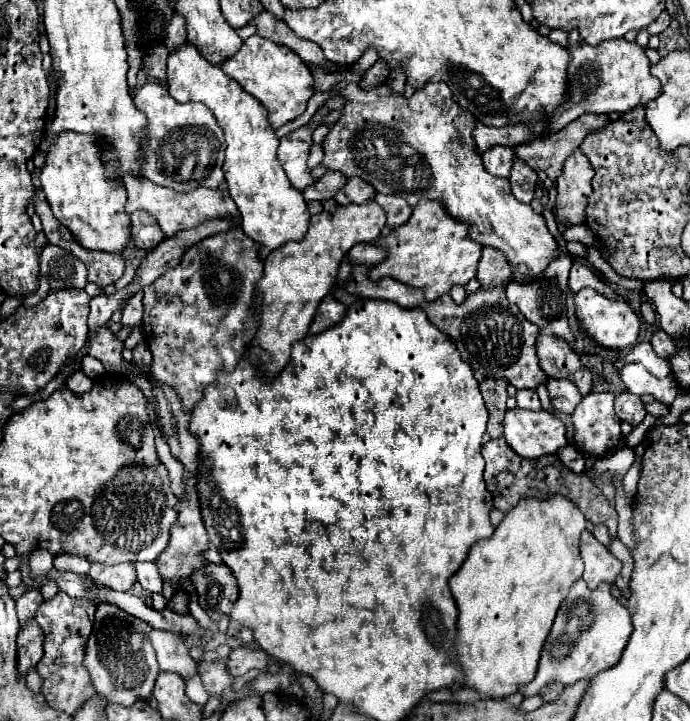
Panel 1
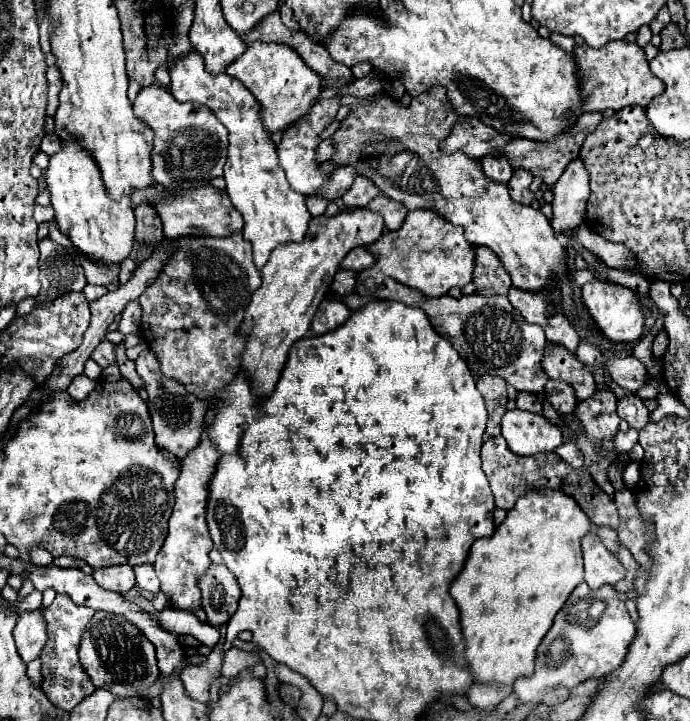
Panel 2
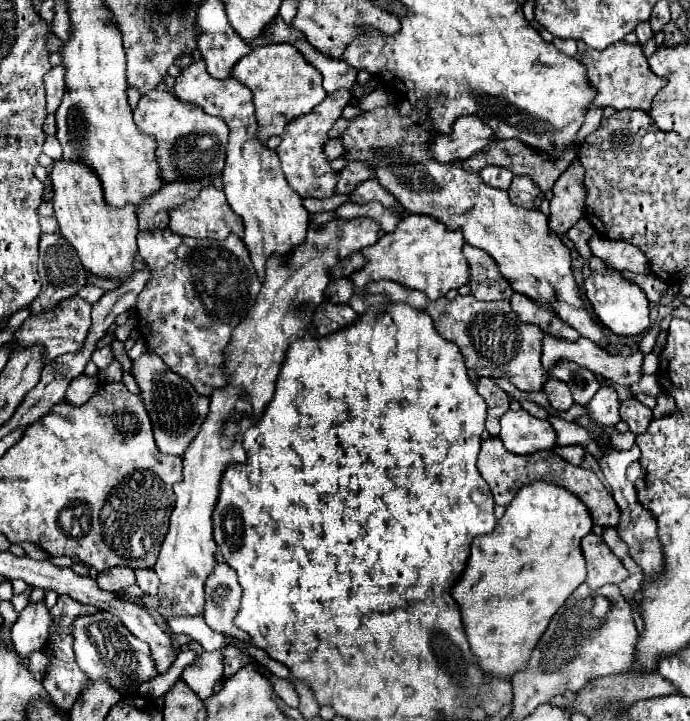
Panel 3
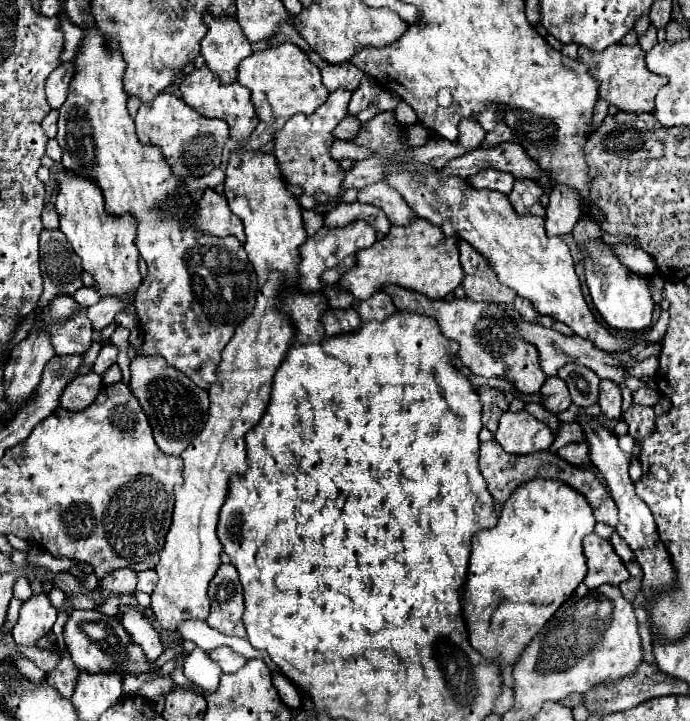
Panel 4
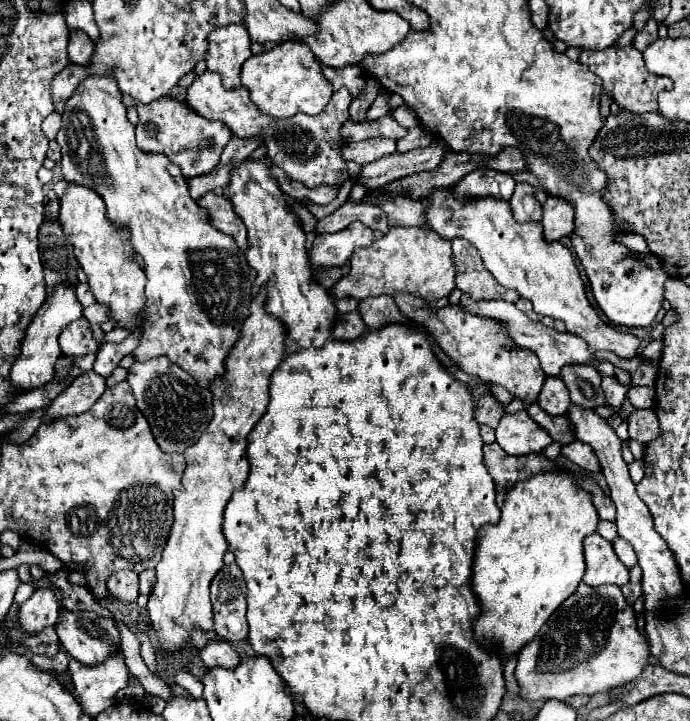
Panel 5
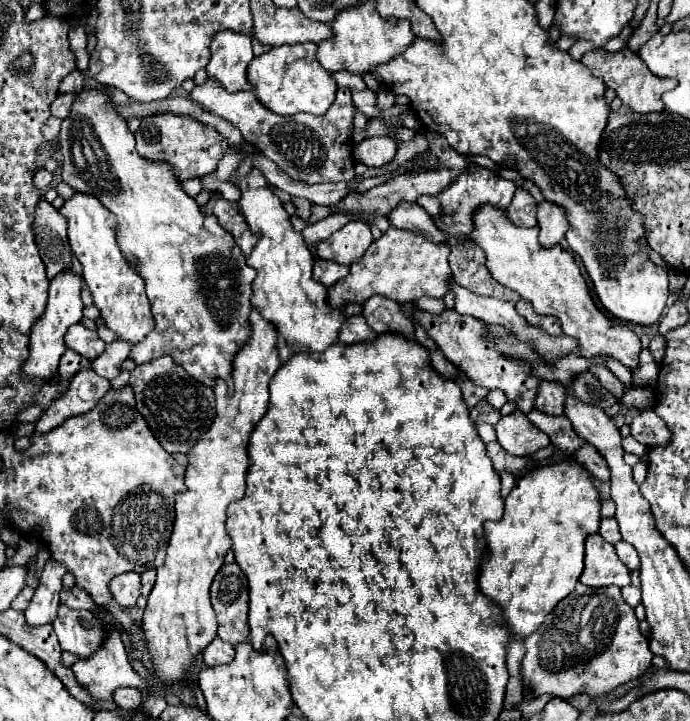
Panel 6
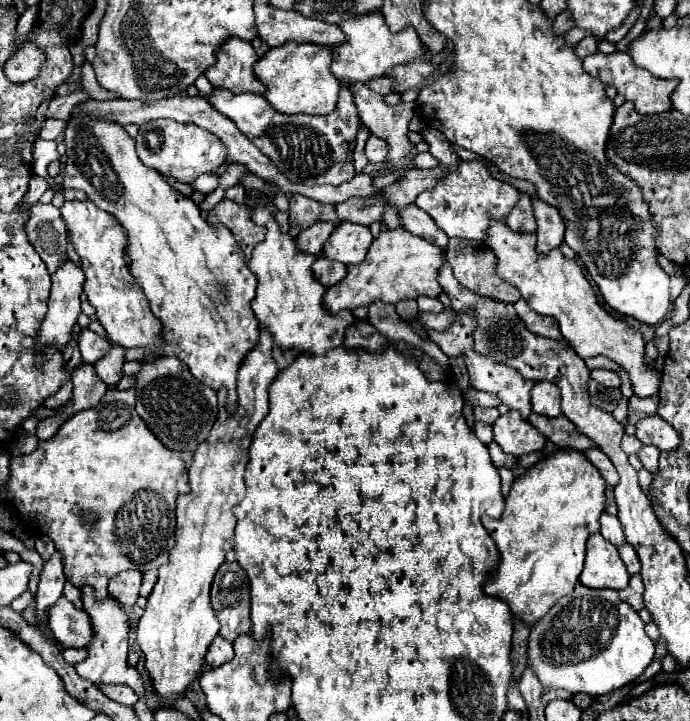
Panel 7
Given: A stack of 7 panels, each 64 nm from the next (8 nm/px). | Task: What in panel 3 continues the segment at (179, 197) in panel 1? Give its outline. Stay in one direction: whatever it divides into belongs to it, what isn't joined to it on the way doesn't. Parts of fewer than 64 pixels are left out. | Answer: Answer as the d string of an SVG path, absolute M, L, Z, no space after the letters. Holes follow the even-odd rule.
M206 186L200 190L198 198L194 200L186 200L184 204L168 210L170 216L170 224L168 228L178 234L178 236L192 236L192 238L212 238L212 240L224 240L228 238L228 234L236 234L242 238L244 234L244 226L242 226L242 218L238 214L234 214L234 210L230 208L226 194L222 190L216 190L214 186Z

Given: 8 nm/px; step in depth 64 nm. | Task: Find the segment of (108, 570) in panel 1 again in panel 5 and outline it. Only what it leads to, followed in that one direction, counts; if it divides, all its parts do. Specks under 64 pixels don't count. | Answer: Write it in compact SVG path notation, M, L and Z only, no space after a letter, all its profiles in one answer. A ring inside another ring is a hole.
M118 570L108 578L108 592L122 602L136 602L138 574L132 570Z

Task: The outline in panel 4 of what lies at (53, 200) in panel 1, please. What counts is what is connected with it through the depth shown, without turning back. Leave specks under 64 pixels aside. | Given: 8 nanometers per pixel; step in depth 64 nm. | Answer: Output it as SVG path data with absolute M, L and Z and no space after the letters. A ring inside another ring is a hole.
M72 170L56 172L56 184L56 212L60 214L60 230L72 244L74 252L82 258L82 268L94 276L96 290L102 296L118 296L122 300L130 298L142 282L138 272L140 254L136 252L134 244L138 220L128 212L118 216L108 214L104 210L104 196L98 184Z

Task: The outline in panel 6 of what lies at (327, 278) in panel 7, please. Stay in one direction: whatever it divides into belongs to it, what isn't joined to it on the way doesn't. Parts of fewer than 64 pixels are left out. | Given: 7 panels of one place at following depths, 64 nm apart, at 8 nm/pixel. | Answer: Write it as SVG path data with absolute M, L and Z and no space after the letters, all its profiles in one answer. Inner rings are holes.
M316 260L314 262L314 278L324 284L326 288L330 288L332 284L336 284L338 280L342 280L346 274L350 272L348 266L340 266L340 264L332 264L326 260Z

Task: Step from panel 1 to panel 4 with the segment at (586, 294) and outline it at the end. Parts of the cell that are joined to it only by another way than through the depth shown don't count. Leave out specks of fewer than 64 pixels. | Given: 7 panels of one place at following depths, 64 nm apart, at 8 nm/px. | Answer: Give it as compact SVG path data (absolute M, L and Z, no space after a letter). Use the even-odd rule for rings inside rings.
M588 240L586 248L588 248L588 256L584 260L586 284L590 290L592 302L600 312L600 316L606 320L606 324L614 330L628 330L628 332L640 332L650 328L654 302L650 298L648 278L626 270L618 262L618 258L612 254L612 250L606 244L600 244L600 240Z

